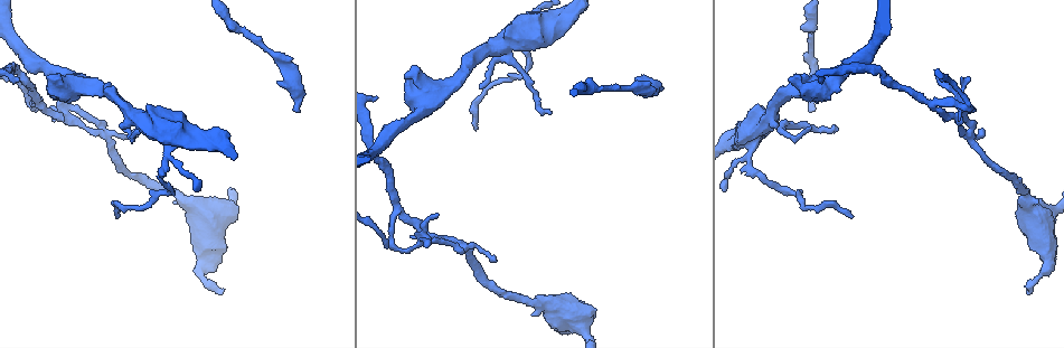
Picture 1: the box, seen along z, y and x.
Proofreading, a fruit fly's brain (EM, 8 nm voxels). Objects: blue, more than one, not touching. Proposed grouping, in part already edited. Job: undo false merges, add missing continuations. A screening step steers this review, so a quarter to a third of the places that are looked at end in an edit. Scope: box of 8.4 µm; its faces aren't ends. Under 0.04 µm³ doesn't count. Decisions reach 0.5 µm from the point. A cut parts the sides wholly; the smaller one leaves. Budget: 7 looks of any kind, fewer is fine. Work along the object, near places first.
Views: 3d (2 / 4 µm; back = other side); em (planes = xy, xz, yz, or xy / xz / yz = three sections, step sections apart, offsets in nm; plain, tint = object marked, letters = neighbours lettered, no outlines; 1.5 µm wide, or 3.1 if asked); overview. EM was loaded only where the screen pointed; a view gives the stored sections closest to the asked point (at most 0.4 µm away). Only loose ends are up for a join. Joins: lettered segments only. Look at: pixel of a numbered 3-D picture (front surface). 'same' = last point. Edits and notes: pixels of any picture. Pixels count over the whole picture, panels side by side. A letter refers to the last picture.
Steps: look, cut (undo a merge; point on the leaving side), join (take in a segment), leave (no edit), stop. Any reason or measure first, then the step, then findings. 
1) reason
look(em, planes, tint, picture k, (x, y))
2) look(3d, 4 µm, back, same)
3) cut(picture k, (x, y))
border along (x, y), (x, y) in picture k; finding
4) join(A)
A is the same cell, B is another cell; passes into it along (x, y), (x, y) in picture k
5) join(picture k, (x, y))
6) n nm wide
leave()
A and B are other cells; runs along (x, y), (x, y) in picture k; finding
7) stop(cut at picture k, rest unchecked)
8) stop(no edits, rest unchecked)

an open end
look(em, planes, tint, picture 1, (815, 108))

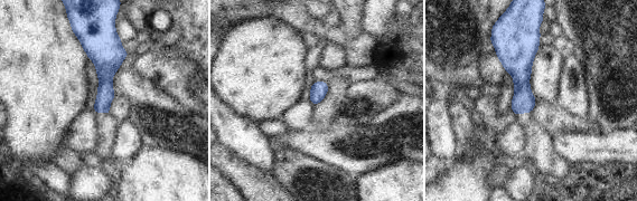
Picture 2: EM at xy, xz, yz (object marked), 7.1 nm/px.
look(em, planes, letters, same)

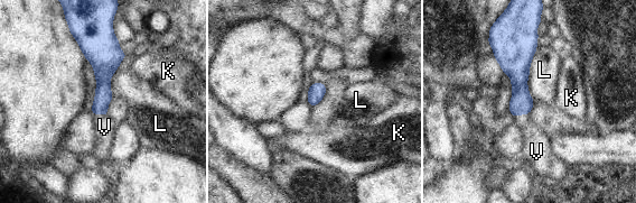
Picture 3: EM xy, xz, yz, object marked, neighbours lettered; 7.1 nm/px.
120 nm wide
join(V)
V is the same cell, K and L are other cells; passes into it along (103, 95), (100, 113), (104, 127) in picture 3; it goes on there

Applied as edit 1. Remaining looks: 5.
an open end
look(3d, 4 µm, picture 1, (834, 128))

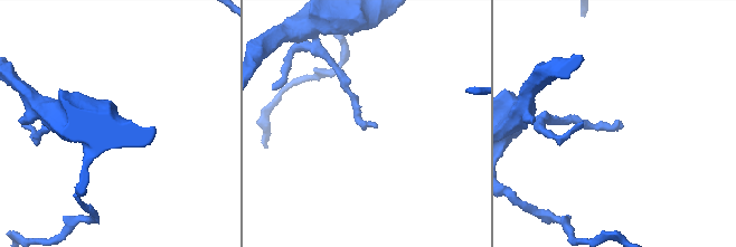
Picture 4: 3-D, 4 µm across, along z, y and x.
shape alone is not enough
look(em, xy, step 4, tint, picture 4, (621, 127))

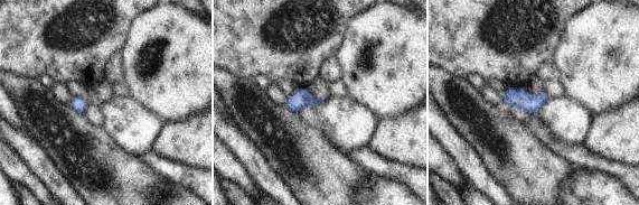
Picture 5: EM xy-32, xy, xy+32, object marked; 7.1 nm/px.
cut it another way
look(em, planes, letters, same)

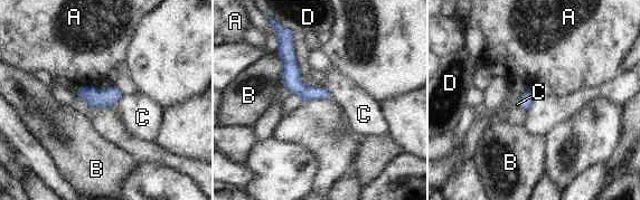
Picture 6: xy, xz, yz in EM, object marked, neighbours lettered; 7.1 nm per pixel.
leave()
A, B, C and D are other cells; border along (278, 54), (282, 63), (282, 74) in picture 6; none of them fits

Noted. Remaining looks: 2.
stop(join at picture 3, rest unchecked)

